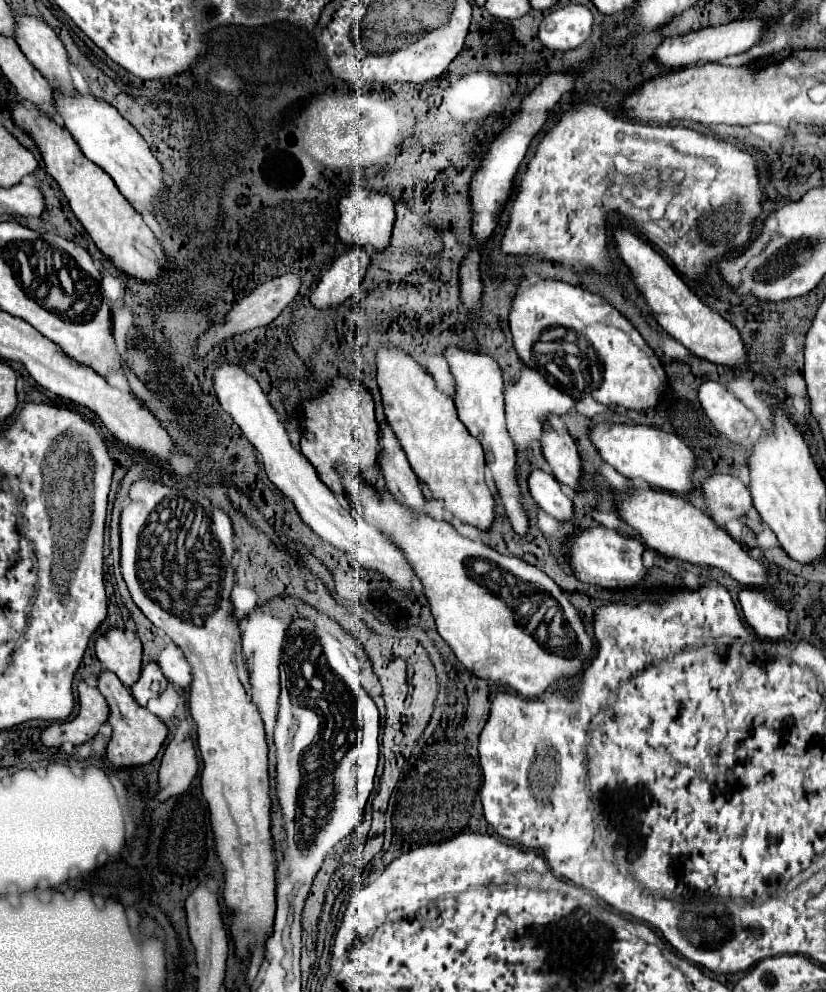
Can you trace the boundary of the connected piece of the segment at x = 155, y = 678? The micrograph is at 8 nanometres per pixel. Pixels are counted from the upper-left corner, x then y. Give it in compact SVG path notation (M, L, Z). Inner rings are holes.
M150 662L142 674L140 680L130 688L132 696L136 698L136 702L140 706L146 706L146 702L150 698L158 698L160 696L160 682L162 682L162 670L156 662Z

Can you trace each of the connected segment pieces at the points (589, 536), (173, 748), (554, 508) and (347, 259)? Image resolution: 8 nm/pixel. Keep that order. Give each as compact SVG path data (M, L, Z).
M596 526L590 530L580 530L568 544L570 566L578 580L602 586L606 590L614 588L630 588L642 584L648 574L648 568L642 562L644 546L636 538L622 538L616 530L608 530L604 526Z
M188 736L182 742L170 740L160 766L160 778L158 778L160 790L156 794L156 800L164 802L170 796L182 794L190 786L198 770L200 770L200 764L196 758L192 738Z
M534 470L528 478L530 494L536 500L536 504L556 518L558 522L572 522L574 520L574 502L568 494L562 492L558 480L542 470Z
M352 248L340 256L318 280L310 294L310 304L316 310L326 310L348 300L356 290L358 282L364 278L368 268L368 252L362 248Z

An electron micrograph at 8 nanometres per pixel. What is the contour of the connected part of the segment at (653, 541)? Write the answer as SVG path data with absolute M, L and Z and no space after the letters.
M638 488L634 494L618 496L618 512L640 536L646 540L646 546L660 552L662 556L680 558L682 562L720 568L730 574L736 582L748 588L762 588L768 580L768 566L752 558L748 550L732 540L712 518L704 516L696 506L678 494L664 490Z

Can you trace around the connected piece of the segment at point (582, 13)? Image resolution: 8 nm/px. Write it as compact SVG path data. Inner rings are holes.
M564 6L542 20L538 38L550 50L572 50L590 38L592 22L592 12L586 6Z

